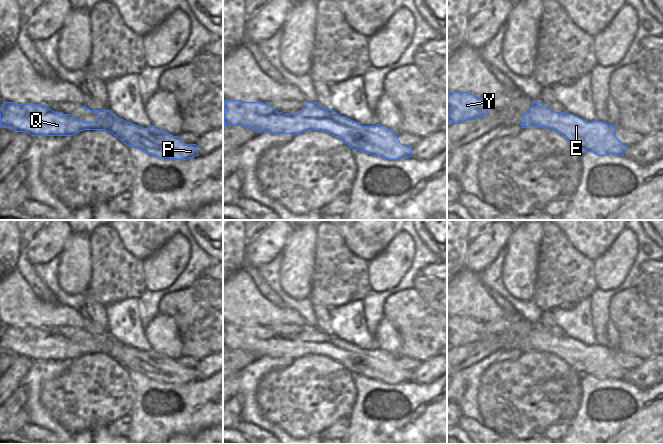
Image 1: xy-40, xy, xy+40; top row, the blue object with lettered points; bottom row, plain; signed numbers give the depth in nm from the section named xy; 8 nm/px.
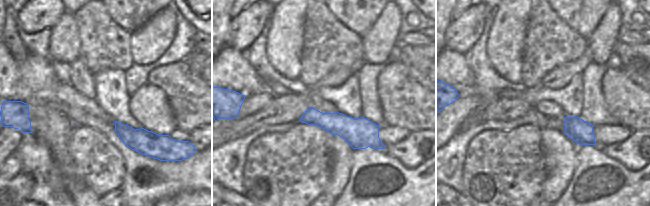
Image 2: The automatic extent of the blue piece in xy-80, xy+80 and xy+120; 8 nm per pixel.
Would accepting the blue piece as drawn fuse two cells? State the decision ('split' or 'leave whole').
leave whole

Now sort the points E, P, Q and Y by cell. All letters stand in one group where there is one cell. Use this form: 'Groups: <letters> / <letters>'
Groups: E P Q Y

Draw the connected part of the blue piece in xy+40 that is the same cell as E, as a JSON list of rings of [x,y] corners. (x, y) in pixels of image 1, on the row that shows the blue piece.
[[[541,102],[532,104],[520,125],[522,128],[535,126],[553,130],[580,152],[593,152],[599,156],[624,156],[627,149],[616,137],[616,126],[599,120],[587,122],[567,112],[555,112]]]

